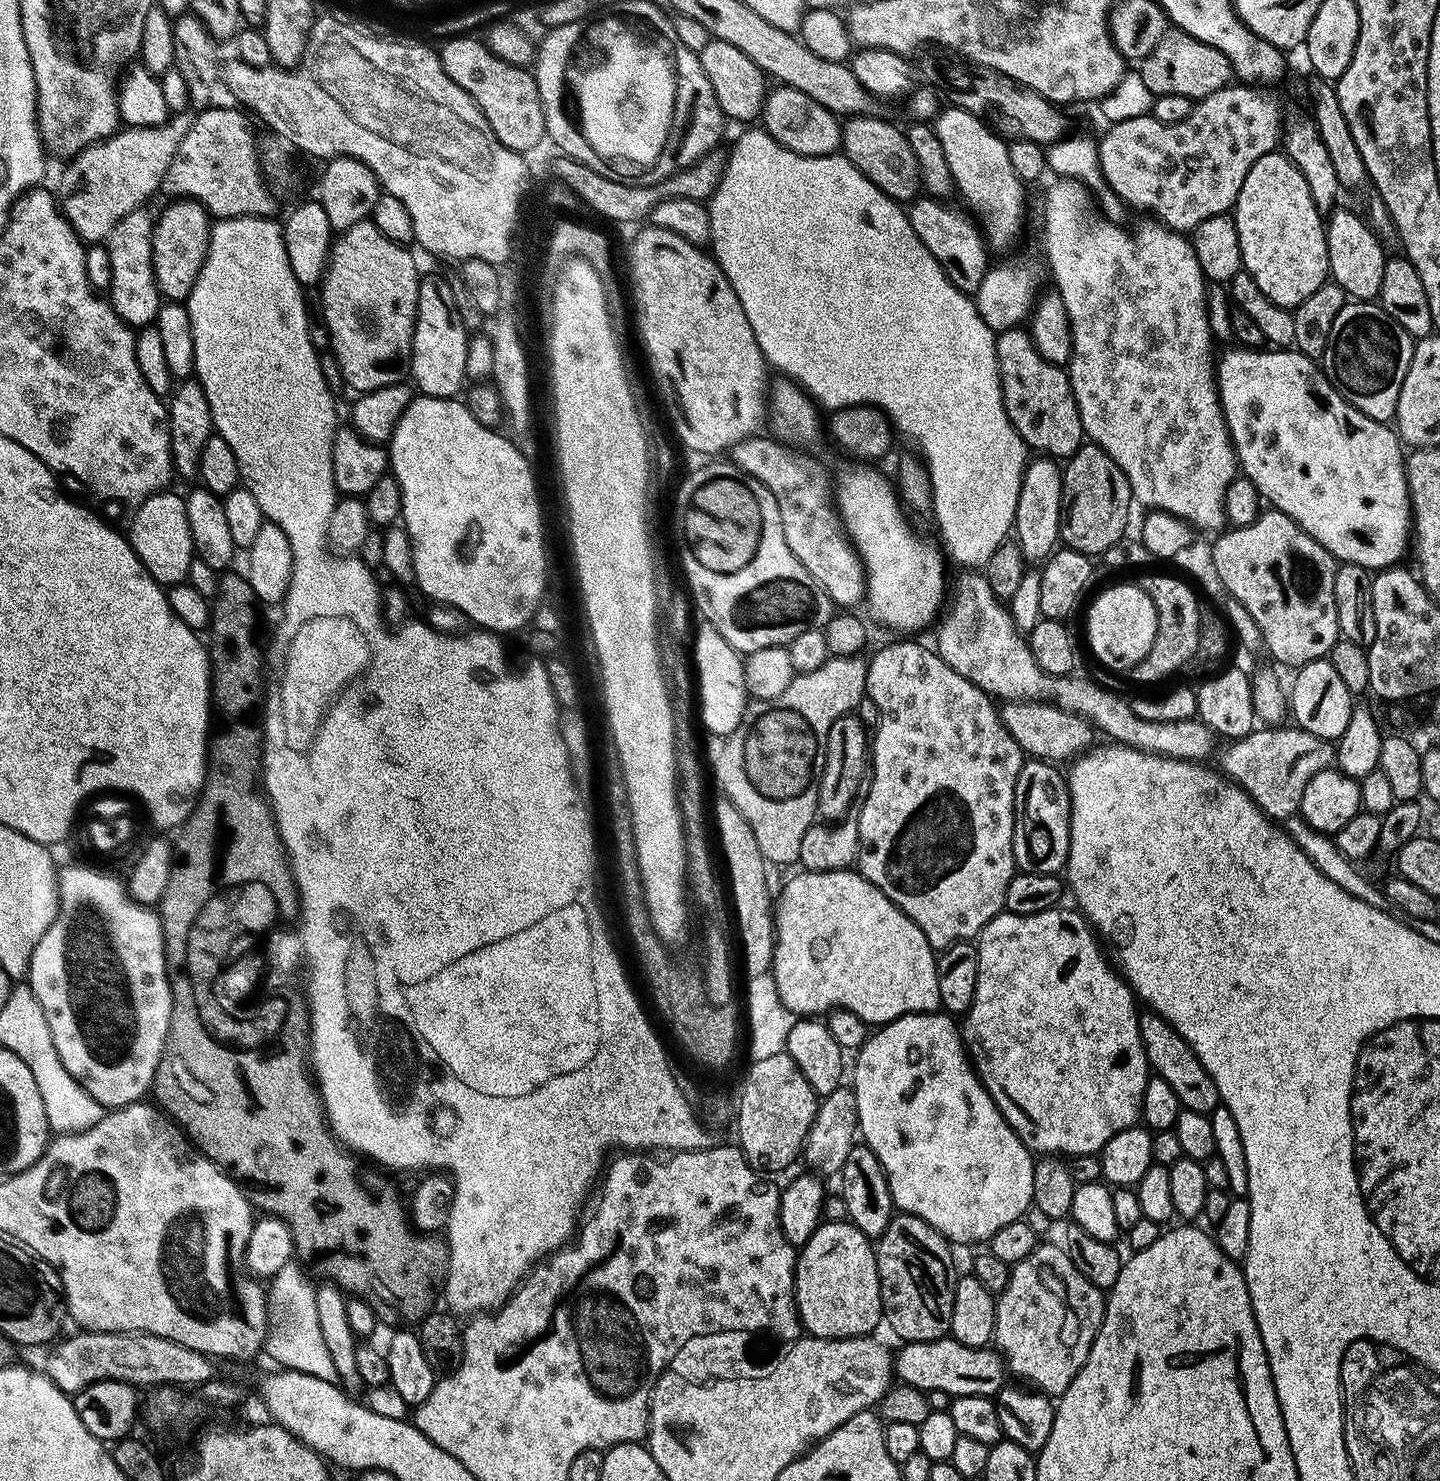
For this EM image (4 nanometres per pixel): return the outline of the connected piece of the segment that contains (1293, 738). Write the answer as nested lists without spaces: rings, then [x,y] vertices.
[[[1295,726],[1286,727],[1257,727],[1249,736],[1231,741],[1227,745],[1229,748],[1219,753],[1219,771],[1276,822],[1291,821],[1299,813],[1302,794],[1310,778],[1324,768],[1333,767],[1336,758],[1333,741],[1323,740]]]

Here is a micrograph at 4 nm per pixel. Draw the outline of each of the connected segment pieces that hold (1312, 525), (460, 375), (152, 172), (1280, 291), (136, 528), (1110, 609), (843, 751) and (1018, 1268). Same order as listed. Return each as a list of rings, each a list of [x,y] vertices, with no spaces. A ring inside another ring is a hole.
[[[1235,346],[1236,348],[1232,348],[1228,353],[1225,354],[1224,357],[1219,357],[1218,360],[1218,391],[1220,393],[1220,405],[1222,406],[1222,410],[1224,411],[1224,420],[1228,424],[1228,433],[1232,435],[1232,443],[1236,445],[1236,454],[1238,457],[1239,467],[1242,469],[1243,475],[1247,476],[1249,480],[1254,482],[1254,486],[1256,487],[1257,492],[1260,493],[1261,497],[1265,501],[1268,500],[1273,509],[1278,512],[1285,512],[1289,518],[1291,518],[1294,523],[1298,526],[1302,526],[1302,530],[1306,530],[1306,534],[1310,534],[1320,543],[1320,545],[1326,549],[1331,550],[1337,561],[1346,563],[1346,564],[1357,564],[1358,566],[1362,566],[1363,568],[1367,568],[1369,570],[1379,570],[1382,568],[1390,568],[1401,563],[1400,560],[1404,556],[1404,536],[1406,540],[1406,529],[1410,524],[1410,513],[1412,510],[1412,497],[1408,494],[1408,477],[1406,475],[1406,452],[1402,447],[1402,441],[1397,435],[1395,431],[1387,423],[1375,420],[1374,418],[1370,418],[1366,414],[1362,414],[1358,411],[1353,404],[1347,400],[1346,397],[1340,393],[1339,390],[1336,389],[1336,385],[1332,383],[1331,380],[1328,379],[1327,375],[1322,371],[1321,365],[1317,363],[1313,357],[1304,356],[1302,353],[1295,350],[1261,350],[1259,348],[1250,348],[1247,346]]]
[[[421,279],[416,299],[416,325],[412,335],[410,380],[425,396],[452,398],[466,384],[466,356],[469,329],[465,328],[460,308],[455,305],[453,285],[444,280]]]
[[[173,115],[161,129],[125,127],[99,144],[91,144],[69,163],[72,165],[68,168],[68,180],[72,189],[65,194],[64,200],[62,196],[62,211],[81,240],[103,241],[123,216],[141,207],[147,196],[155,194],[156,188],[158,192],[192,121],[191,115]]]
[[[1280,150],[1266,153],[1246,174],[1246,182],[1242,182],[1242,190],[1236,199],[1234,219],[1238,238],[1240,239],[1240,258],[1243,271],[1249,272],[1258,282],[1258,290],[1266,294],[1273,302],[1282,308],[1295,309],[1318,286],[1329,279],[1327,238],[1325,236],[1325,221],[1321,218],[1318,202],[1312,197],[1306,178],[1298,170],[1293,160]]]
[[[172,490],[156,492],[135,505],[132,525],[126,531],[126,539],[134,554],[142,562],[144,569],[161,586],[183,584],[188,579],[188,571],[194,557],[190,518],[186,518],[186,499],[175,496]]]
[[[1139,583],[1116,584],[1100,592],[1088,608],[1088,644],[1092,652],[1108,668],[1131,670],[1154,646],[1158,618],[1154,602],[1140,589]]]
[[[851,712],[834,720],[828,730],[826,748],[816,812],[823,821],[837,822],[842,820],[849,808],[853,807],[854,798],[861,791],[862,778],[864,776],[865,779],[866,776],[870,740],[868,730],[860,717]]]
[[[1037,1243],[1036,1249],[1022,1258],[1022,1262],[1011,1265],[1011,1270],[1006,1288],[995,1297],[996,1321],[992,1332],[995,1347],[1002,1353],[1002,1359],[1011,1375],[1013,1372],[1024,1379],[1021,1381],[1053,1398],[1059,1398],[1080,1373],[1080,1367],[1090,1354],[1094,1338],[1104,1320],[1105,1293],[1086,1282],[1082,1274],[1078,1274],[1078,1266],[1070,1262],[1067,1252],[1059,1243]]]

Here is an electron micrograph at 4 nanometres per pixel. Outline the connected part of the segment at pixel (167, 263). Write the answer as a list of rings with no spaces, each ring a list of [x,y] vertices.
[[[176,198],[155,217],[152,226],[152,270],[160,295],[168,302],[184,302],[206,262],[213,217],[199,200]]]

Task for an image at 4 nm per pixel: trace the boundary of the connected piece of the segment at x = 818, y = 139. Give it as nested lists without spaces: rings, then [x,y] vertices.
[[[776,86],[764,97],[763,131],[769,132],[783,148],[799,156],[830,156],[841,147],[842,124],[836,113],[811,100],[802,90]]]

